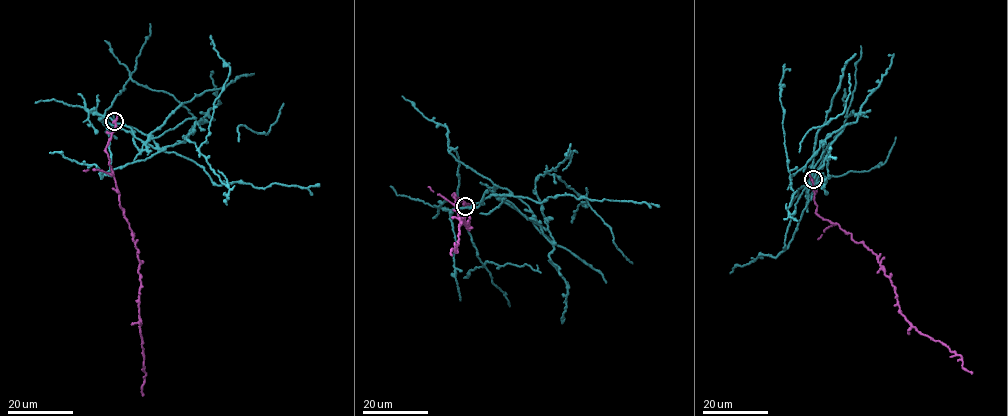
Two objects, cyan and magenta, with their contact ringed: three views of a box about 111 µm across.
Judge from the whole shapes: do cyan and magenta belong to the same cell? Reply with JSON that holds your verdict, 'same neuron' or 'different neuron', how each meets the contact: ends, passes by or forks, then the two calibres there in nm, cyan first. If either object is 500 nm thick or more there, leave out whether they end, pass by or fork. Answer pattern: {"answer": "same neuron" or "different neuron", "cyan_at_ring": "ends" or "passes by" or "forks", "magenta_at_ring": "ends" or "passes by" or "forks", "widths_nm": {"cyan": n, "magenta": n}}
{"answer": "different neuron", "cyan_at_ring": "passes by", "magenta_at_ring": "passes by", "widths_nm": {"cyan": 240, "magenta": 400}}

